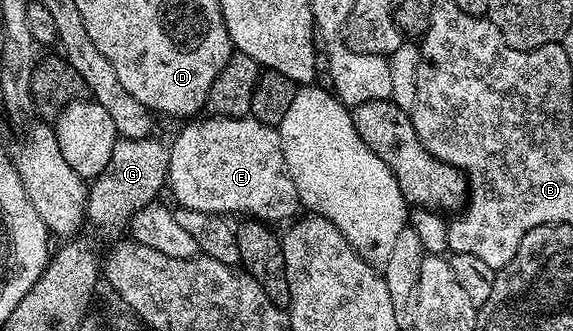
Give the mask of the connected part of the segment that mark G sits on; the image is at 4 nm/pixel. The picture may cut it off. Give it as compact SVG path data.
M156 137L146 139L117 138L114 153L110 153L110 165L102 169L102 173L91 180L88 188L88 210L86 219L96 227L105 227L108 231L116 231L119 227L127 228L135 211L141 211L146 205L157 202L156 195L166 187L168 178L168 147L160 144Z

